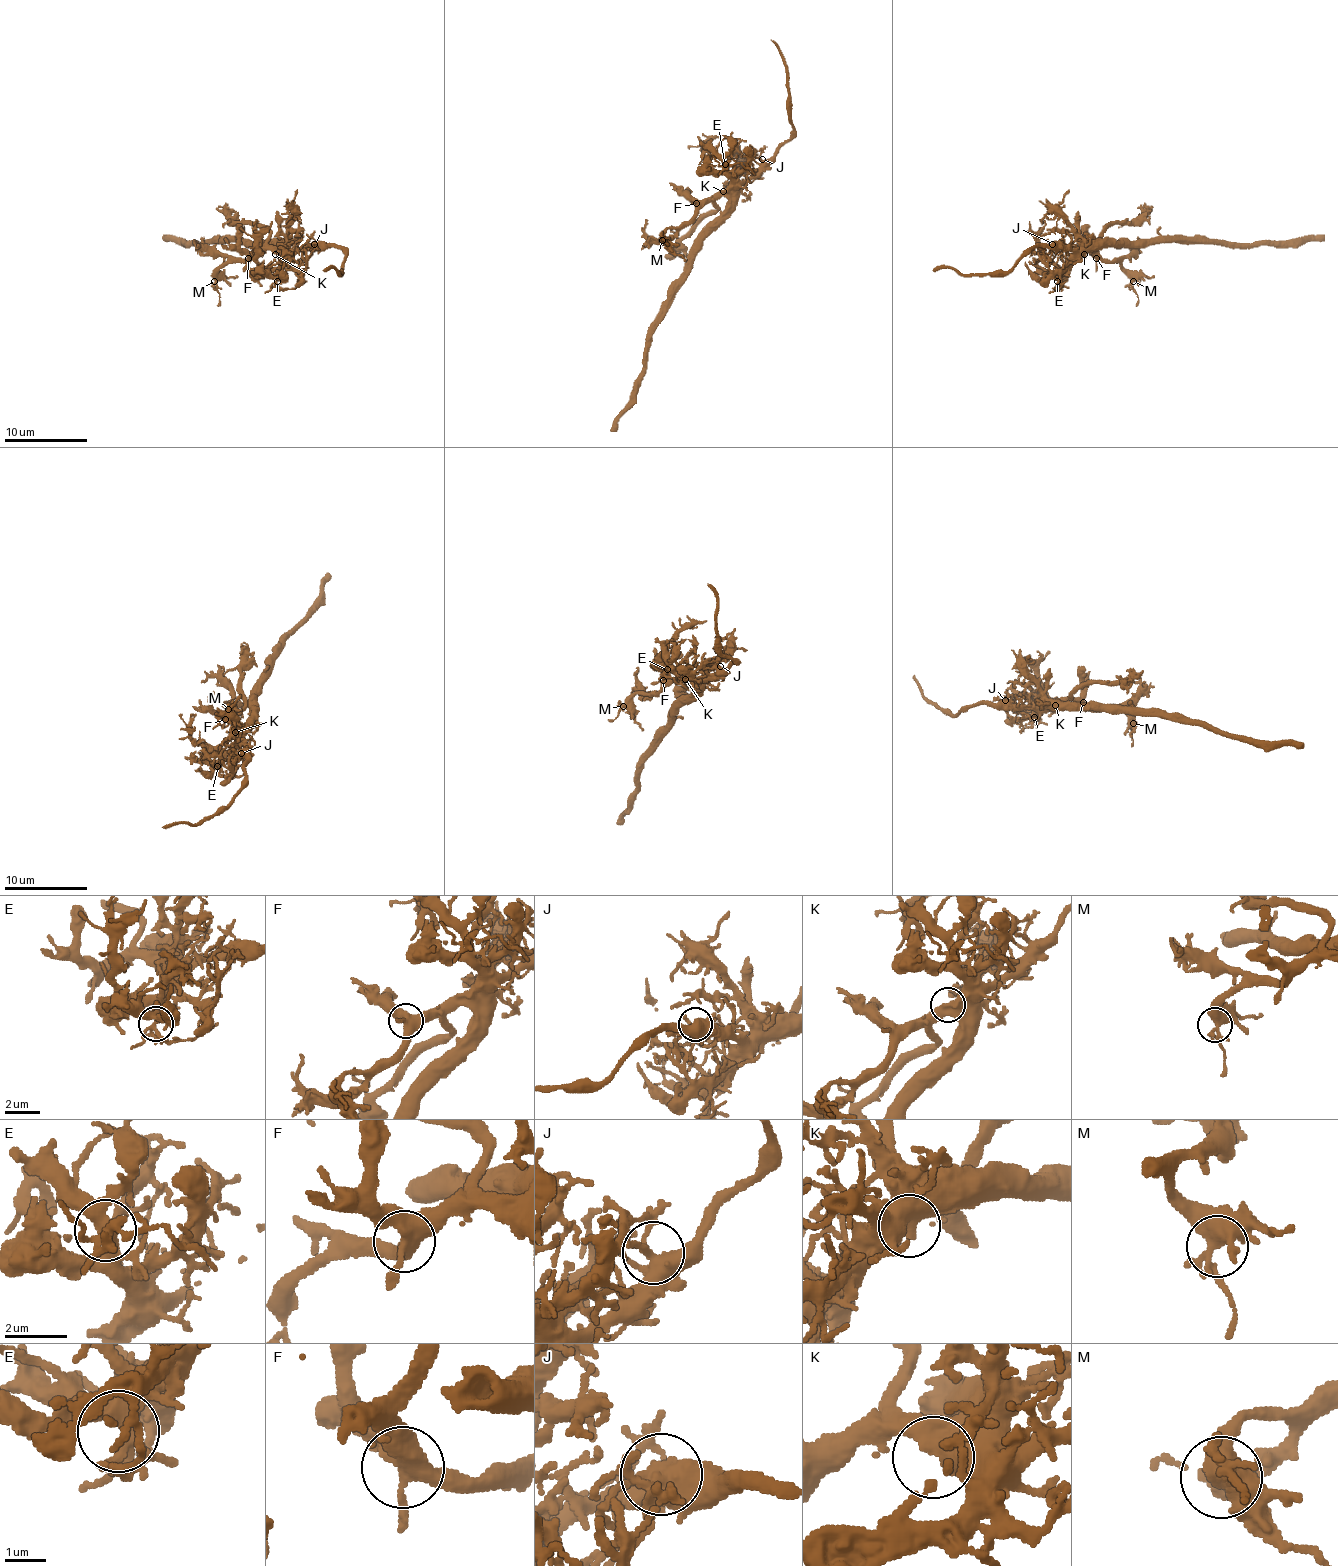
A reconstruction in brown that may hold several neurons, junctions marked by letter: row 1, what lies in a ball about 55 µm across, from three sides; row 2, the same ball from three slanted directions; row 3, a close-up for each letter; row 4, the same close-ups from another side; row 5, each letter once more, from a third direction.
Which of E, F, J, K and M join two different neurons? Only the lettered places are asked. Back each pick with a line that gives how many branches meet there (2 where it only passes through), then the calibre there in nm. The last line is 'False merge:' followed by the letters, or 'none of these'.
False merge: none of these

